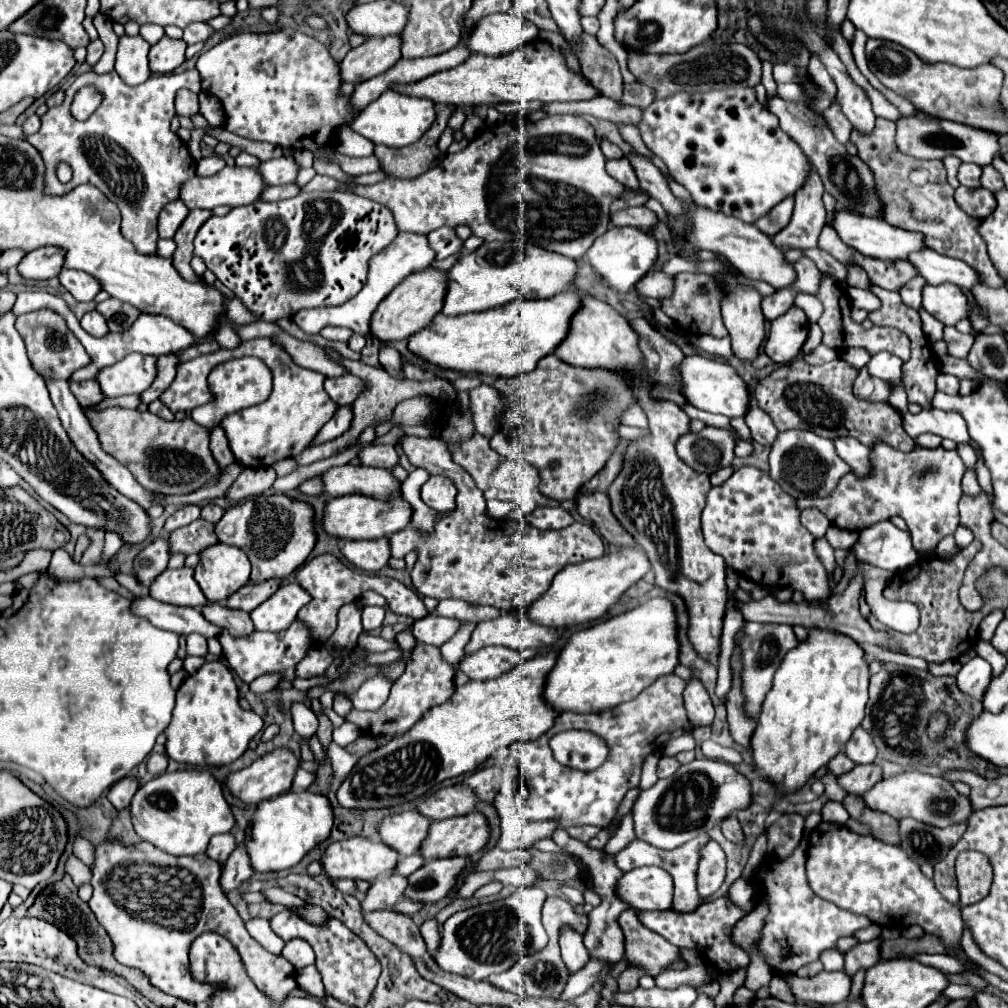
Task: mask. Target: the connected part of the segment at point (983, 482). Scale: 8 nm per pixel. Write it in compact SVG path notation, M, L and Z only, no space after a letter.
M970 440L970 444L972 444L972 448L976 450L976 456L978 456L978 460L976 460L976 476L978 476L978 482L980 482L980 486L984 490L990 490L992 488L992 482L990 482L990 472L988 472L986 464L984 464L984 458L982 458L982 450L980 450L980 446L974 440Z

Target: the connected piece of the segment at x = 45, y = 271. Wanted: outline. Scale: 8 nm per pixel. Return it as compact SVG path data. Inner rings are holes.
M44 246L28 252L20 260L18 274L26 280L48 280L58 276L62 262L64 262L64 252L60 252L60 248Z

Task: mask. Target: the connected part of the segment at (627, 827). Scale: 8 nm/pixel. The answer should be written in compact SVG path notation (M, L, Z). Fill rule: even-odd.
M628 812L624 818L622 818L622 824L620 828L616 830L616 834L608 840L608 844L604 846L604 850L608 850L610 854L618 854L622 848L626 848L632 840L636 840L636 834L634 834L634 822L632 822L632 812Z

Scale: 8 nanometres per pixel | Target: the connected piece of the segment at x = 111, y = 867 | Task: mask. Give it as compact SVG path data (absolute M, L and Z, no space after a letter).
M102 840L100 844L94 846L94 864L90 868L94 894L88 902L88 906L96 914L100 924L104 924L106 932L112 936L116 960L120 960L126 966L140 968L150 978L150 982L156 988L160 988L162 992L176 996L180 1000L194 1002L194 1004L210 998L212 988L216 988L216 986L202 984L192 978L188 952L190 952L190 944L196 936L200 936L202 932L216 932L216 934L224 936L228 942L232 942L232 946L238 950L238 954L242 958L242 964L244 964L248 976L256 984L262 984L258 988L262 988L268 996L272 996L276 1002L280 1002L292 988L296 988L296 970L282 954L276 956L276 954L264 950L248 934L238 912L234 910L234 906L228 902L228 898L220 890L220 884L218 884L220 868L222 866L218 862L210 860L206 854L168 856L166 852L160 852L156 846L152 846L150 842L138 842L132 846L124 846L120 842Z

